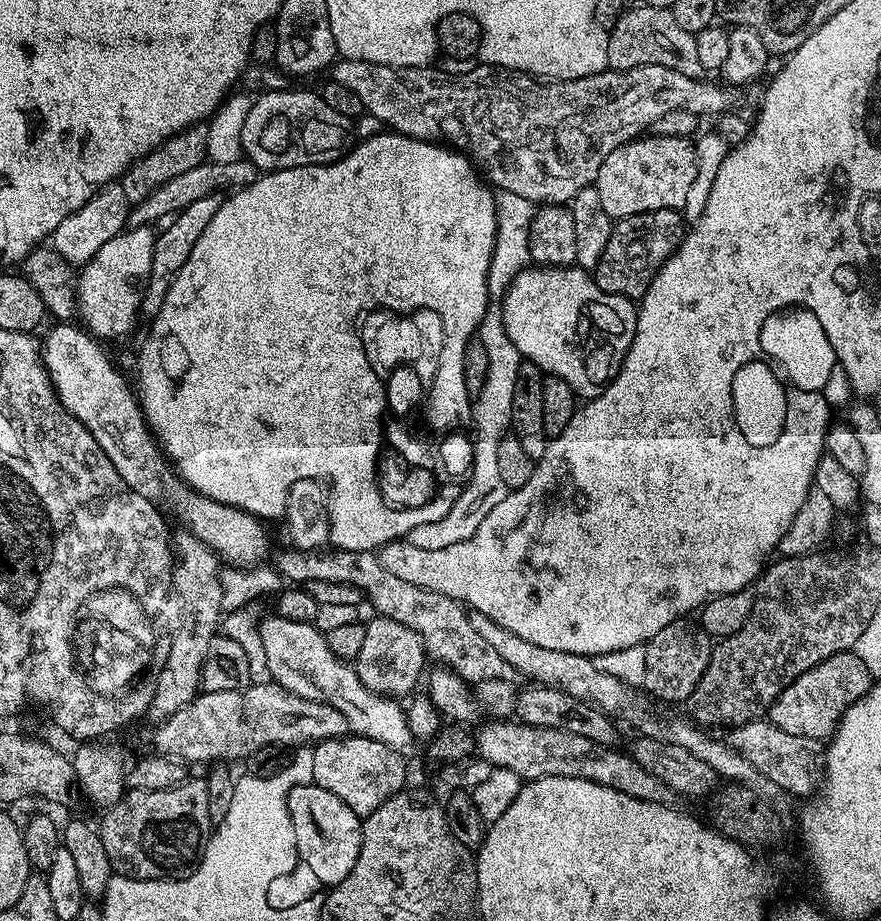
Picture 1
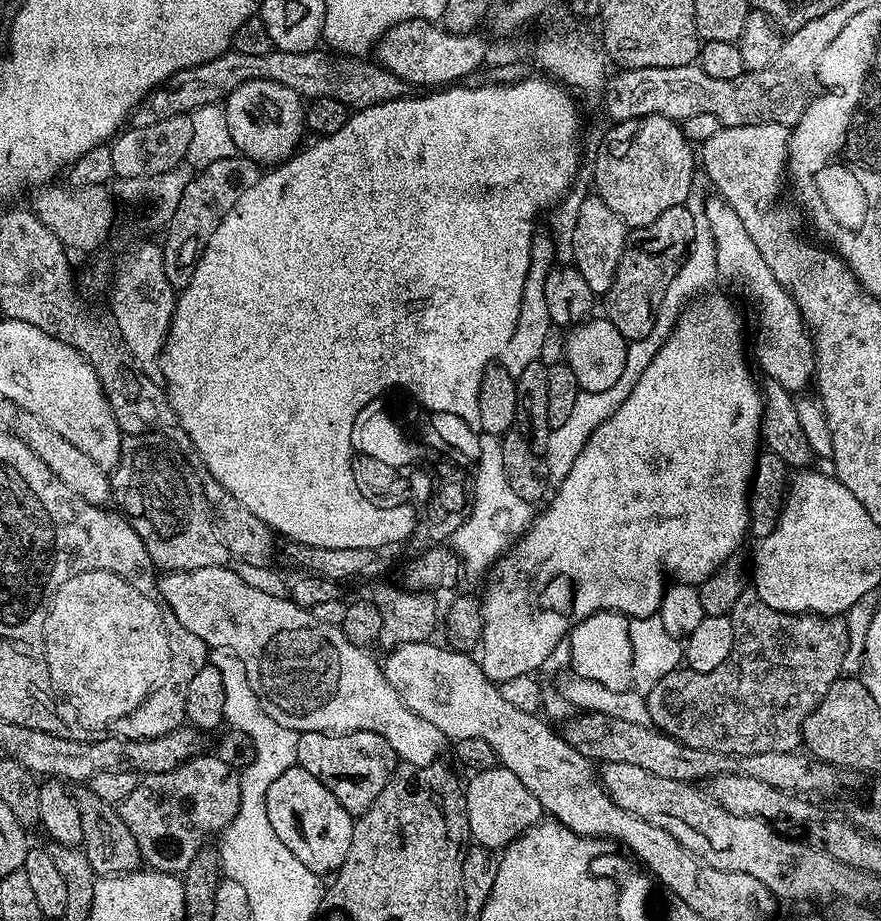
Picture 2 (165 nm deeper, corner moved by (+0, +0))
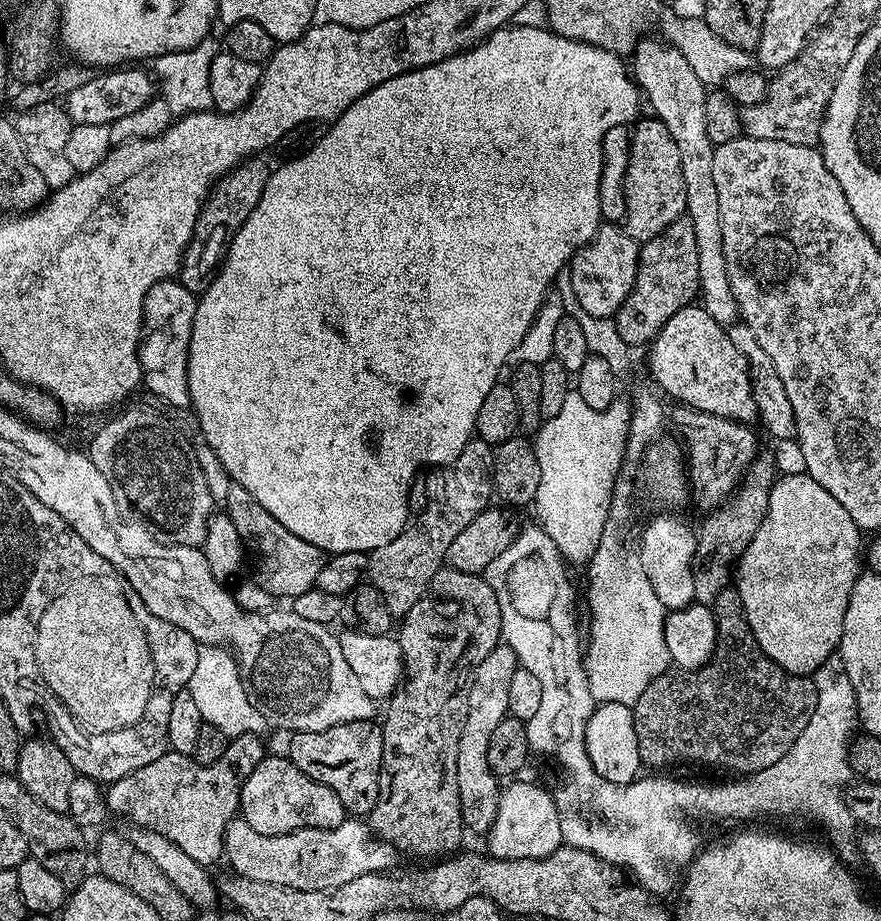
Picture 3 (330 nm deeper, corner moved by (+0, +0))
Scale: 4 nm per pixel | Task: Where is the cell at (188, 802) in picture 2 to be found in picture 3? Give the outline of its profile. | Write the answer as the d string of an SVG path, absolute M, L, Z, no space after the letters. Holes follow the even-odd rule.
M259 735L229 739L226 754L222 754L222 758L218 758L218 762L213 764L199 764L191 756L183 756L171 750L164 752L162 758L154 758L154 762L149 762L107 785L109 813L116 815L117 812L120 816L129 816L135 827L149 828L162 834L162 838L170 838L170 842L174 842L174 846L179 846L185 854L190 854L194 862L212 866L216 859L224 856L224 831L228 829L230 821L237 819L240 810L240 788L266 755L266 749L260 739Z

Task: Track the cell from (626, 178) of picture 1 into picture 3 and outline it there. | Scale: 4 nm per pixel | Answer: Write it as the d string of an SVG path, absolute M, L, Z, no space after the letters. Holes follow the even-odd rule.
M643 118L635 121L631 129L632 141L628 144L628 165L624 168L624 216L622 227L630 238L638 242L643 242L662 234L670 222L674 222L680 216L685 215L686 187L683 182L681 159L678 156L677 143L674 142L673 135L657 118Z

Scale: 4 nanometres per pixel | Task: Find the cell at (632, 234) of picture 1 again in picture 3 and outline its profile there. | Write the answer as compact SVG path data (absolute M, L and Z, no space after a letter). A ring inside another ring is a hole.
M685 214L674 222L670 222L670 226L662 230L662 234L640 244L636 285L630 290L626 302L622 302L622 306L614 317L618 326L618 334L622 334L622 342L626 342L629 346L651 345L656 335L662 330L662 326L666 326L666 322L674 314L678 314L678 310L689 307L697 299L699 292L697 235L694 234L694 222Z

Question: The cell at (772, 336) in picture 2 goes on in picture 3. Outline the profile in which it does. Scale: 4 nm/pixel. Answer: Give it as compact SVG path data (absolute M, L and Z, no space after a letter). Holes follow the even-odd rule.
M657 37L645 38L639 39L633 48L632 76L647 105L649 102L651 113L663 122L677 143L686 187L685 213L694 222L694 234L697 235L701 307L719 324L730 326L739 319L739 308L725 268L718 188L714 185L713 176L715 144L706 127L705 98L708 90L681 51Z

